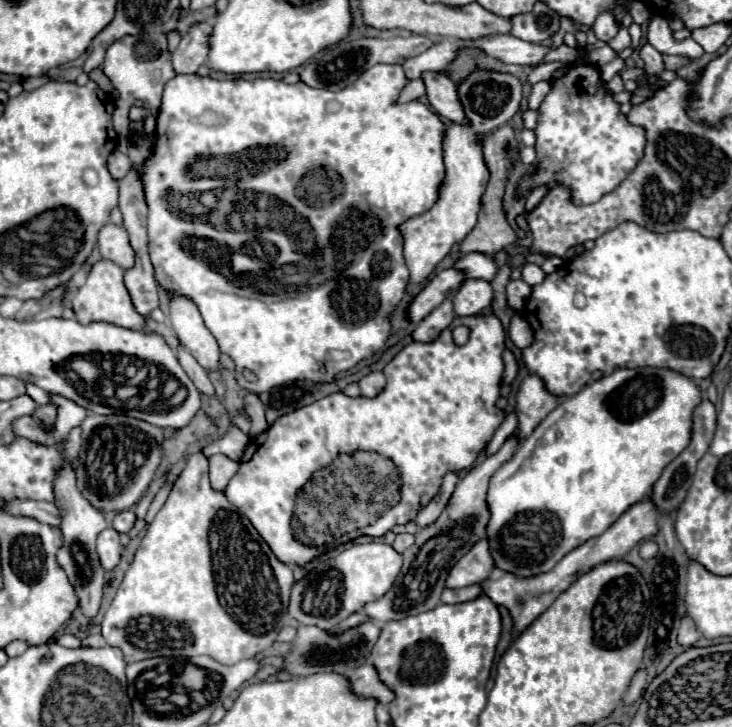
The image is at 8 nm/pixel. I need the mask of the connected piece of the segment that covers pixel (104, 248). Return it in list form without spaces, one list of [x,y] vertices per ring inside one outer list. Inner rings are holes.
[[[106,224],[98,234],[98,248],[102,258],[116,262],[124,270],[128,270],[134,264],[134,250],[130,248],[128,234],[122,226]]]

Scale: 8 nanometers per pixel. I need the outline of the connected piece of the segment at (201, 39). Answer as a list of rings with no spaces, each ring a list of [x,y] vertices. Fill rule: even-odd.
[[[208,22],[196,24],[180,40],[178,50],[172,56],[172,66],[178,74],[194,74],[208,58],[208,32],[212,26]]]

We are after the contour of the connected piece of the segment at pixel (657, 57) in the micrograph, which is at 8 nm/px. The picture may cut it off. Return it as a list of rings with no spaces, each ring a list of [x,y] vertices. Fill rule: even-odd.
[[[642,44],[638,48],[638,54],[640,58],[644,60],[644,70],[646,74],[660,74],[664,70],[664,64],[662,64],[662,54],[652,46],[652,44]]]

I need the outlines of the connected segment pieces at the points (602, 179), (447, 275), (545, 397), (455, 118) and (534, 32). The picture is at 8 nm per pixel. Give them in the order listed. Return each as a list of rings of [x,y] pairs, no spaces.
[[[570,66],[562,78],[552,82],[552,90],[538,110],[536,174],[524,178],[520,192],[540,184],[564,184],[576,204],[590,204],[614,190],[644,154],[644,130],[630,126],[618,112],[618,104],[602,86],[594,66]]]
[[[454,268],[442,270],[436,274],[420,292],[414,296],[414,300],[406,308],[406,318],[410,322],[420,322],[424,316],[428,316],[438,304],[442,304],[448,296],[452,296],[458,286],[462,284],[462,274]]]
[[[526,376],[516,398],[516,412],[520,418],[516,432],[520,440],[528,438],[540,424],[540,420],[544,420],[544,416],[548,416],[548,412],[552,412],[552,408],[558,406],[558,402],[560,398],[552,396],[552,392],[544,388],[544,380],[540,380],[540,376]]]
[[[424,72],[422,80],[426,86],[428,102],[440,116],[448,118],[450,122],[466,122],[456,86],[448,76],[440,72]]]
[[[538,2],[532,12],[512,16],[510,22],[512,22],[512,36],[538,44],[556,32],[560,16],[552,12],[546,4]]]

